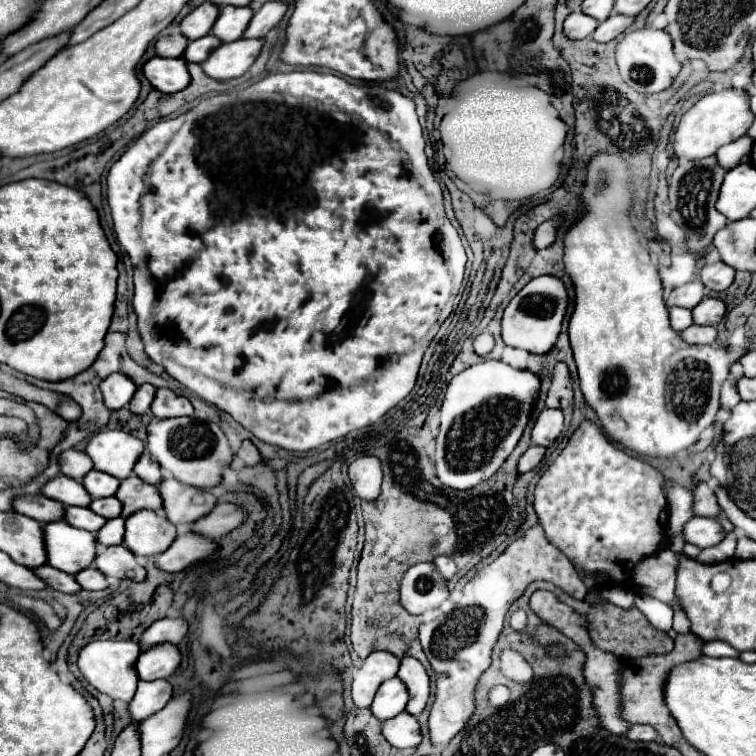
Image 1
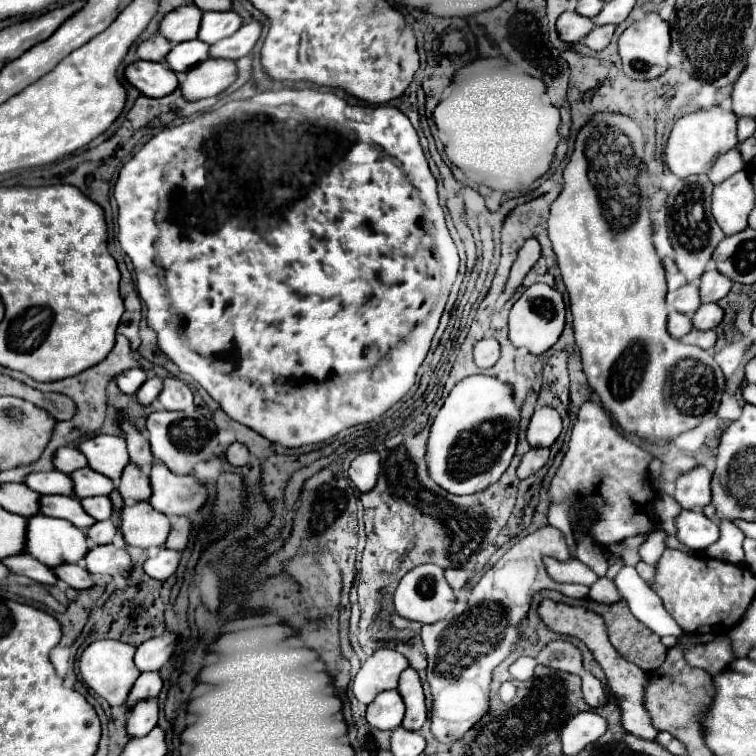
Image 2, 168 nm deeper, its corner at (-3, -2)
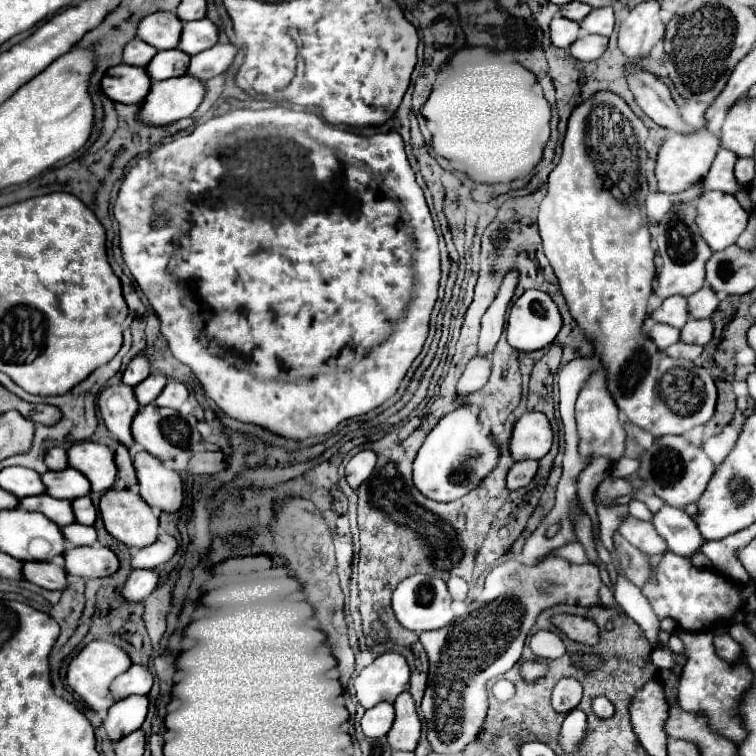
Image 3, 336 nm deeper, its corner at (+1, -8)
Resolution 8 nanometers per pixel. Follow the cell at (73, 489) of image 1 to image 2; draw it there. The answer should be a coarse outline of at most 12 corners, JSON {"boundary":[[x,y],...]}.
{"boundary":[[31,472],[25,484],[39,494],[73,496],[67,474]]}

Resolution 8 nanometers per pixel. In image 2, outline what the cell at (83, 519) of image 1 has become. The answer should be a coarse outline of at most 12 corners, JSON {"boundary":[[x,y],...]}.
{"boundary":[[43,496],[45,516],[87,530],[95,520],[73,496]]}

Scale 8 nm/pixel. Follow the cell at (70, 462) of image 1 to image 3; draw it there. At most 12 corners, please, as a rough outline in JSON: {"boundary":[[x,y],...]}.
{"boundary":[[51,448],[45,456],[49,470],[69,468],[67,452]]}

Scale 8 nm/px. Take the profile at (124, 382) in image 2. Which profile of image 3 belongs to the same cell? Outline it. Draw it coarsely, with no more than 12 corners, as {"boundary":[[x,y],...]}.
{"boundary":[[143,354],[123,372],[123,384],[135,388],[151,374]]}

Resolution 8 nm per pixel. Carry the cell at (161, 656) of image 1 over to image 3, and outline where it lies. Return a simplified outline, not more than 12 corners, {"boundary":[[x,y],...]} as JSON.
{"boundary":[[127,696],[109,708],[105,732],[115,742],[141,728],[147,696]]}

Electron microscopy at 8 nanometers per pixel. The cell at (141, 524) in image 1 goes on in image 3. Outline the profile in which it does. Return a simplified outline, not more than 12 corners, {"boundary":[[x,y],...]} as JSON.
{"boundary":[[137,490],[99,504],[107,532],[131,548],[157,540],[159,520]]}

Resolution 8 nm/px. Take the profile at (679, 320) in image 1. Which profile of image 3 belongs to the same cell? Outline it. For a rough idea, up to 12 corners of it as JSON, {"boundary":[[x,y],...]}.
{"boundary":[[655,322],[649,336],[659,350],[679,342],[681,330]]}

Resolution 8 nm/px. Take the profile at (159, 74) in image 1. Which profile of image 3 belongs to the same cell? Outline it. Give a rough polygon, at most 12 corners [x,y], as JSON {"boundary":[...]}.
{"boundary":[[119,64],[103,76],[113,102],[141,104],[153,82],[145,68]]}

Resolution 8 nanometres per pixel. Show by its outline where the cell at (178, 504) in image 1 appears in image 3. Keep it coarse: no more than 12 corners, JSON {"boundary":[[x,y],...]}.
{"boundary":[[149,452],[133,466],[139,494],[161,512],[183,506],[183,480]]}

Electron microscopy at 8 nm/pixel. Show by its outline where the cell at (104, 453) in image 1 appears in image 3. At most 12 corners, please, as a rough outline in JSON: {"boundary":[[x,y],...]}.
{"boundary":[[77,442],[69,466],[85,474],[95,492],[117,476],[113,448]]}

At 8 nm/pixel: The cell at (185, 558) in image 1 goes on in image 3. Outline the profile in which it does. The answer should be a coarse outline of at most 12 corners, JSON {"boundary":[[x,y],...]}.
{"boundary":[[153,568],[133,570],[123,596],[131,602],[145,600],[159,584]]}

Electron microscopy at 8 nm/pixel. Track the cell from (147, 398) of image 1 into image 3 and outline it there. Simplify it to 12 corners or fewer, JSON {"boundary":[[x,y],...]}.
{"boundary":[[149,374],[135,386],[139,404],[151,404],[165,388],[163,374]]}

